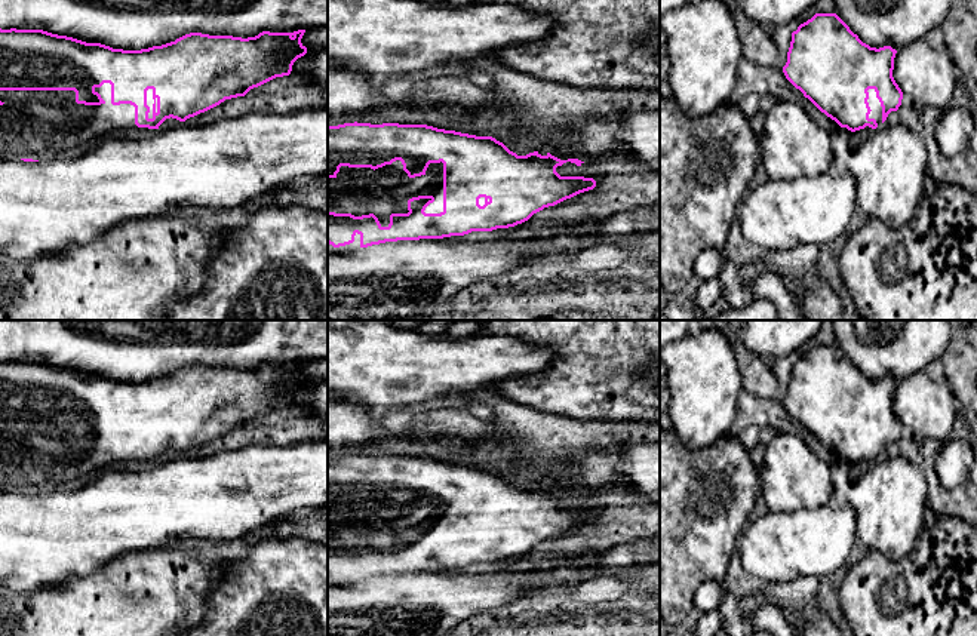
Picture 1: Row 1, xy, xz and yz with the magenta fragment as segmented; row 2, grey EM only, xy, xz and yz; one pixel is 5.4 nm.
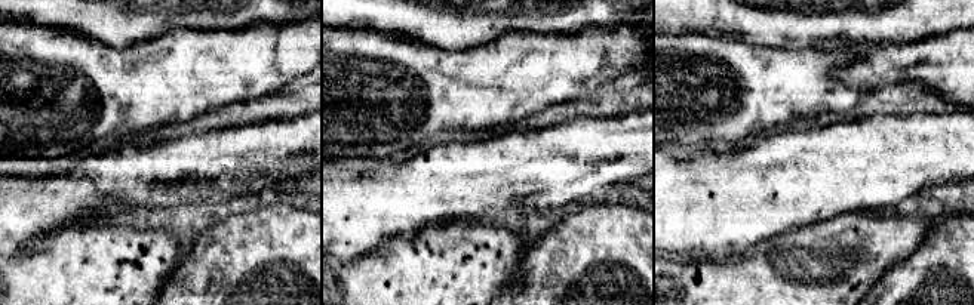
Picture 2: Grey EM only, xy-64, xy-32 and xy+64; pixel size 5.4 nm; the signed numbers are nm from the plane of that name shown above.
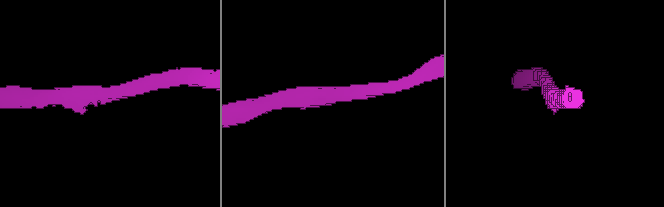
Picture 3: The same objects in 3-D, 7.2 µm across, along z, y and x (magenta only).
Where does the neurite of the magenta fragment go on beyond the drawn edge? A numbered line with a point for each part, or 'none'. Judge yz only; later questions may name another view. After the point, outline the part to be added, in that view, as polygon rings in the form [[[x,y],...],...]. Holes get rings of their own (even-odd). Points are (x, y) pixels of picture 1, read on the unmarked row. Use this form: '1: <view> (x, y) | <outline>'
1: yz (873, 435) | [[[869,421],[869,439],[870,439],[870,446],[869,446],[869,451],[875,451],[878,458],[884,457],[882,455],[882,439],[881,439],[881,434],[879,431],[876,430],[876,424],[875,421]]]

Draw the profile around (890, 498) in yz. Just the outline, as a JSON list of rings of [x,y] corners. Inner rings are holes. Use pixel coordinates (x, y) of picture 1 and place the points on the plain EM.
[[[901,455],[878,458],[851,483],[847,501],[855,511],[857,538],[869,550],[876,550],[891,560],[910,556],[925,528],[924,510],[928,506],[928,485],[918,464]]]

